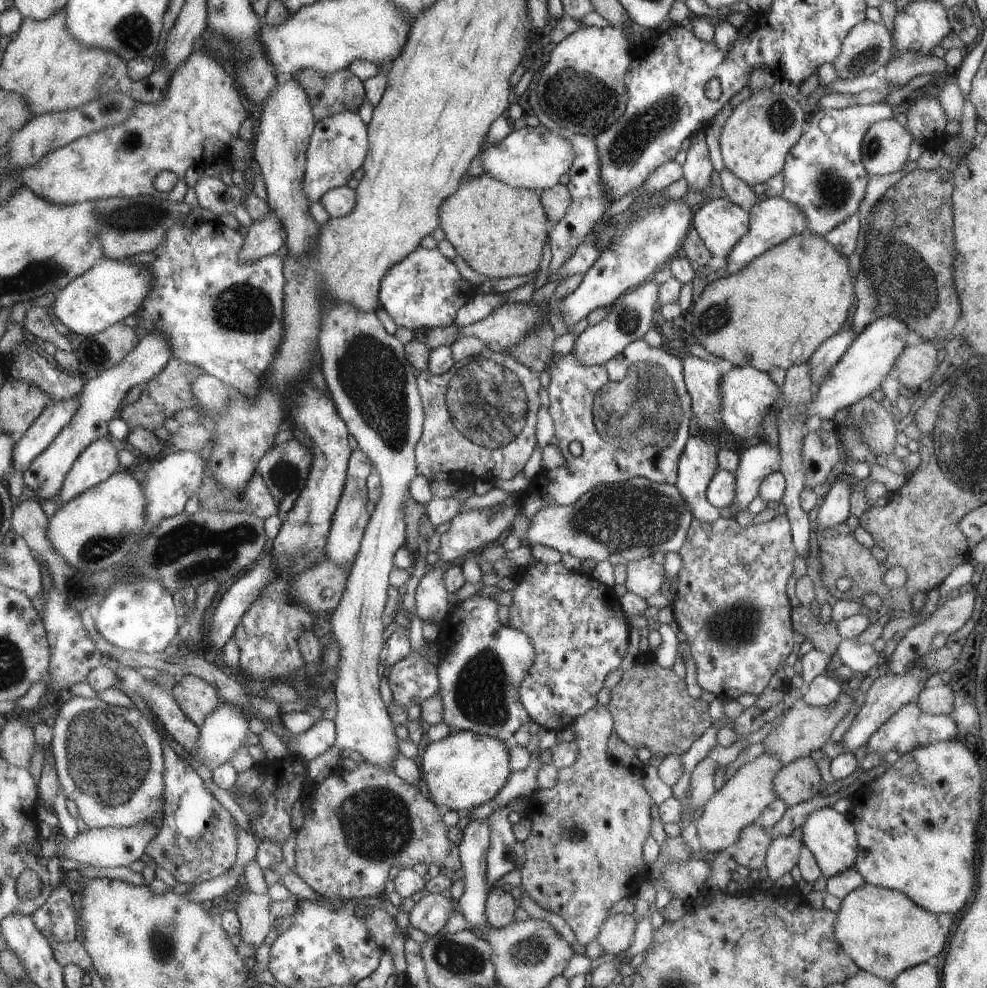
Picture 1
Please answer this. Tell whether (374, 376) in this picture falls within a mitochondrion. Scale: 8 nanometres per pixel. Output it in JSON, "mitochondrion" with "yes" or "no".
{"mitochondrion":"yes"}

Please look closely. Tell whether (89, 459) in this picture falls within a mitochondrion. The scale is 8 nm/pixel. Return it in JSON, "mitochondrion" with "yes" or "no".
{"mitochondrion":"no"}

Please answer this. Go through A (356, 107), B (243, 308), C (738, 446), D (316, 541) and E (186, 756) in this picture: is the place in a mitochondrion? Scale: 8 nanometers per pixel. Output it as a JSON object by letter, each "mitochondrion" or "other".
{"A":"other","B":"mitochondrion","C":"other","D":"other","E":"other"}

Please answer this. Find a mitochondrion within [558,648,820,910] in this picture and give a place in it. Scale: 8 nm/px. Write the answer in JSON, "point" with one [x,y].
{"point":[572,831]}

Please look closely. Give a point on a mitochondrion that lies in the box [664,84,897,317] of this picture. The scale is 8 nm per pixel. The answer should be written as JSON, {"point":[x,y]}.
{"point":[833,190]}

